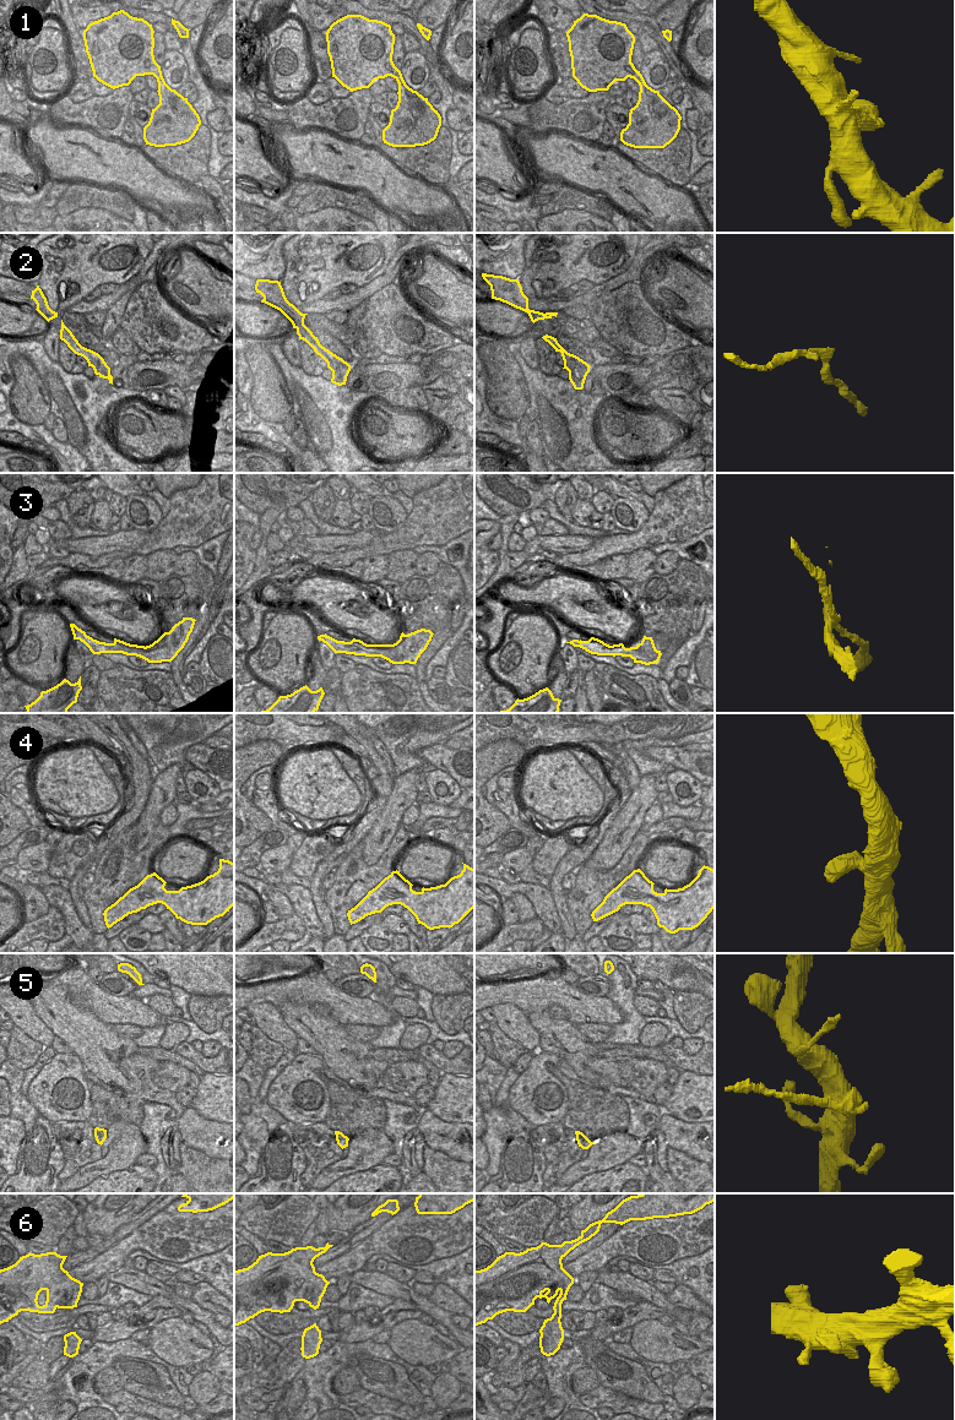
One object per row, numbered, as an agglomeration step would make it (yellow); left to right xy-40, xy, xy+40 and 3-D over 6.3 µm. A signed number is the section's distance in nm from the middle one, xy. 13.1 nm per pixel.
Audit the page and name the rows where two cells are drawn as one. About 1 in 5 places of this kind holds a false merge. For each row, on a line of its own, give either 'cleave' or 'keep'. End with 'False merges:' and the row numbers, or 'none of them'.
1: keep
2: keep
3: cleave
4: keep
5: cleave
6: keep
False merges: 3, 5

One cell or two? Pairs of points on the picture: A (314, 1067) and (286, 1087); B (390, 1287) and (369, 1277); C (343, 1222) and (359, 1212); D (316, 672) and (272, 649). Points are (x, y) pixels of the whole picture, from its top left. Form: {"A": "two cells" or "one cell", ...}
{"A": "one cell", "B": "one cell", "C": "one cell", "D": "one cell"}

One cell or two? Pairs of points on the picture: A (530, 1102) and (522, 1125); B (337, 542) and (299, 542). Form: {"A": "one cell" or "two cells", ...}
{"A": "two cells", "B": "one cell"}

